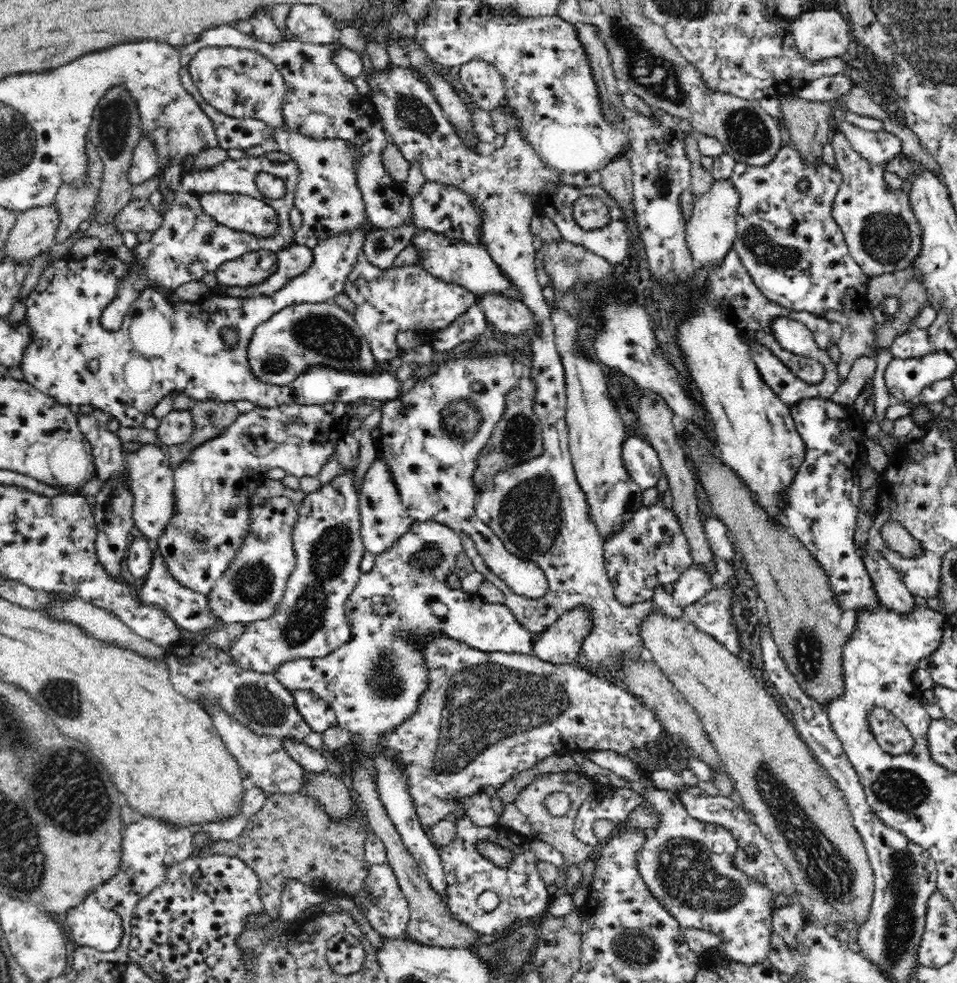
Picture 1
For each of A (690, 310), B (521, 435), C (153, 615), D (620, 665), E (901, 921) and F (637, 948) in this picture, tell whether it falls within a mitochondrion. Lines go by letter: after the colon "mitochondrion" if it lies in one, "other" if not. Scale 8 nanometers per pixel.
A: other
B: mitochondrion
C: other
D: other
E: mitochondrion
F: mitochondrion

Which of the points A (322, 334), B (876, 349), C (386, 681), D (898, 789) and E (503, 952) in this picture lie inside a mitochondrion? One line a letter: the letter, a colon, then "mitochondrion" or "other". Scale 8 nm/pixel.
A: mitochondrion
B: other
C: mitochondrion
D: mitochondrion
E: mitochondrion

